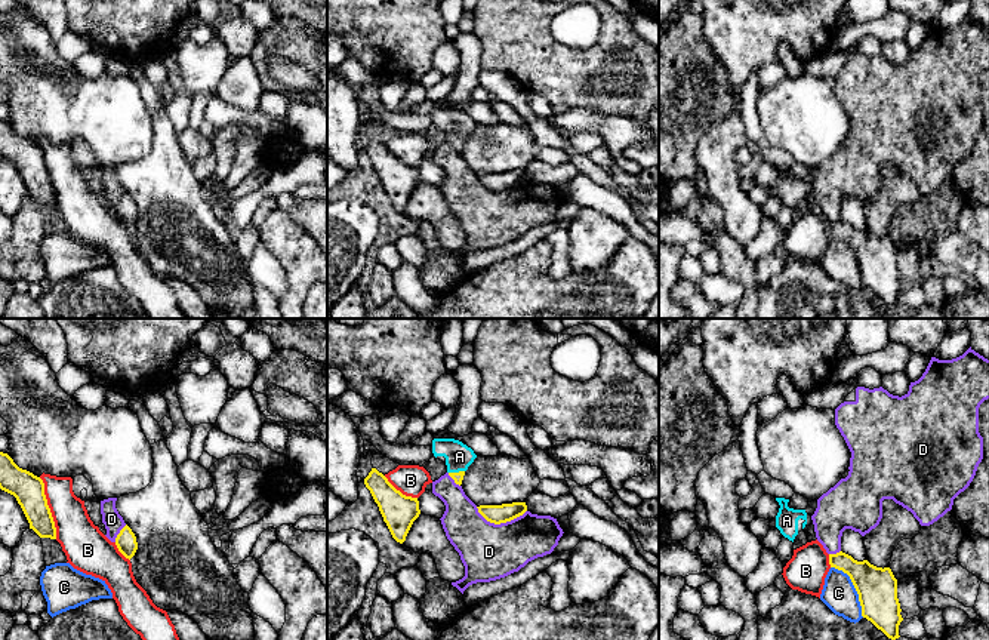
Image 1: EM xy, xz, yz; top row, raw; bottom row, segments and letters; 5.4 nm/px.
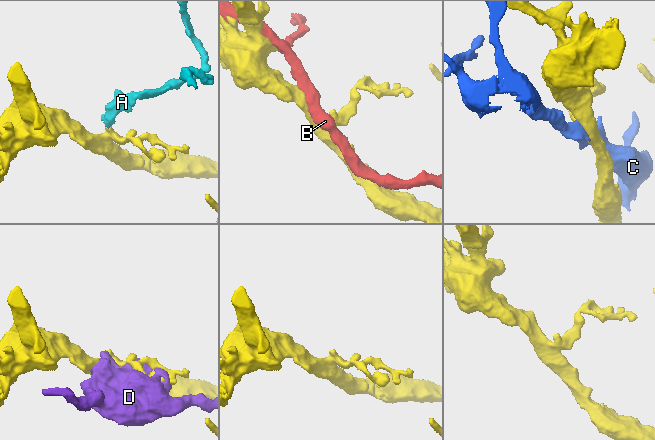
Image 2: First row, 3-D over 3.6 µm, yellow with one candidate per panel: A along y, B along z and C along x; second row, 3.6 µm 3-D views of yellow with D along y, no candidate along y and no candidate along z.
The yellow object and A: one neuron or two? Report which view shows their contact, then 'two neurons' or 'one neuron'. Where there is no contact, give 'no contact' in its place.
meets yellow in xz; one neuron

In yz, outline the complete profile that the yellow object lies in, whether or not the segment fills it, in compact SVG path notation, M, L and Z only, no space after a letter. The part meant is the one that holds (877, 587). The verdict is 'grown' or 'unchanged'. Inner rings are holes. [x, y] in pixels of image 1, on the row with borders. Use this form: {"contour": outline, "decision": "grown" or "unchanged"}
{"contour": "M842 551L829 554L829 564L850 576L859 594L862 616L888 639L899 639L899 625L903 618L897 599L897 579L891 569L876 567L868 560L857 561Z", "decision": "unchanged"}

